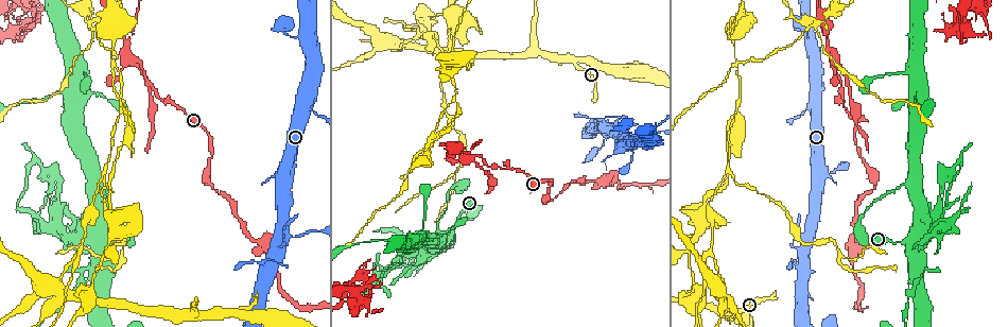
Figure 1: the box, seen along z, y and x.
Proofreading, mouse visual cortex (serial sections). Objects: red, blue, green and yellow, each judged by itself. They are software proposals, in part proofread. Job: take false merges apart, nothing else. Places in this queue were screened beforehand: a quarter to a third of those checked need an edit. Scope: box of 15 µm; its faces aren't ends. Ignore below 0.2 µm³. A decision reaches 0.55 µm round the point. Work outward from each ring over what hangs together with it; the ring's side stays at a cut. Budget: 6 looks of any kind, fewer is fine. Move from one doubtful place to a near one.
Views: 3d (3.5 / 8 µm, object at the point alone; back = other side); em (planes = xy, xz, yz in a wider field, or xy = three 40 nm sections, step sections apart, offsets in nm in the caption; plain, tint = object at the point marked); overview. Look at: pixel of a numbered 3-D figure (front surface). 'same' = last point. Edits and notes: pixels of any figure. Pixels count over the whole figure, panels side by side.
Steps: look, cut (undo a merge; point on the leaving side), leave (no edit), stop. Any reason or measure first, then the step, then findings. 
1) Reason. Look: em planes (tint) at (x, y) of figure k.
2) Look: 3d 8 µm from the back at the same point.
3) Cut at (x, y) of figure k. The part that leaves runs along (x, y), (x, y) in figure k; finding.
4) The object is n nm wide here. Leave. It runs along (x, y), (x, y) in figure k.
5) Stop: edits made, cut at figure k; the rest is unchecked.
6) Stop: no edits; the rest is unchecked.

Abrupt turn. Look: 3d 3.5 µm from the back at (876, 185) of figure 1.

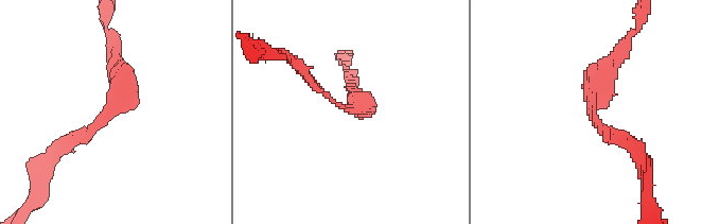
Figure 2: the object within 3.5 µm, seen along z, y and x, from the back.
Look: em planes (tint) at (588, 114) of figure 2.

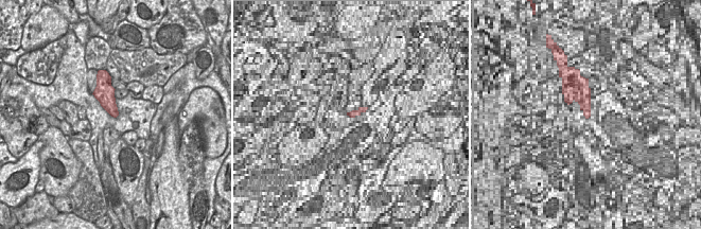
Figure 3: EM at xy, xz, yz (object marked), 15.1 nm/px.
The arms are 150, 200 nm wide. Leave. It runs along (113, 57), (123, 100), (65, 145) in figure 2; one cell here.

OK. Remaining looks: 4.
Thick turns thin. Look: 3d 3.5 µm at (850, 261) of figure 1.

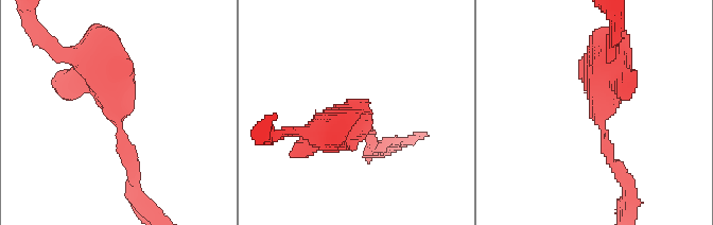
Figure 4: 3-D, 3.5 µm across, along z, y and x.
The arms are 150, 600 nm wide; need the tissue. Look: em planes (tint) at (600, 112) of figure 4.

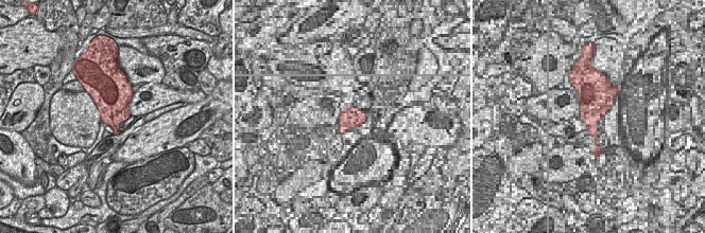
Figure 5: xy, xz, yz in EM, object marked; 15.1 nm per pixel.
The object is 480 nm wide here. Leave. It runs along (83, 58), (112, 88), (132, 175) in figure 4; all the same cell.

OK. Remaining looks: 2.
A fork. Look: 3d 3.5 µm at (631, 134) of figure 1.

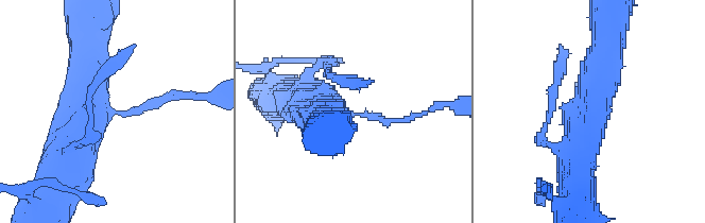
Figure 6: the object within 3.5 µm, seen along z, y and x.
3 arms meet here; the arms are 150, 500, 600 nm wide; need the tissue. Look: em xy step 3 (tint) at (106, 112) of figure 6.

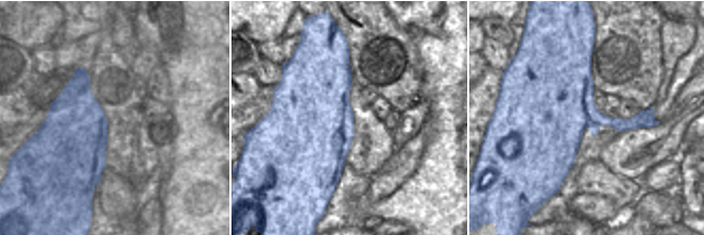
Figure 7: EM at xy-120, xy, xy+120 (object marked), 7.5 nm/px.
Leave. It runs along (608, 40), (573, 160), (573, 174) in figure 6; one cell here.

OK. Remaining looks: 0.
Stop: no edits; the rest is unchecked.

